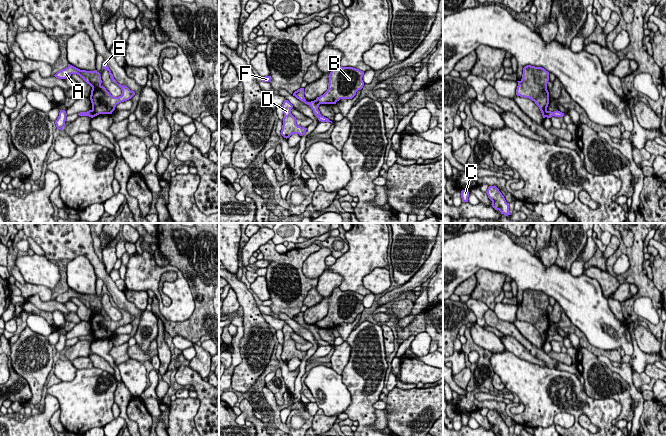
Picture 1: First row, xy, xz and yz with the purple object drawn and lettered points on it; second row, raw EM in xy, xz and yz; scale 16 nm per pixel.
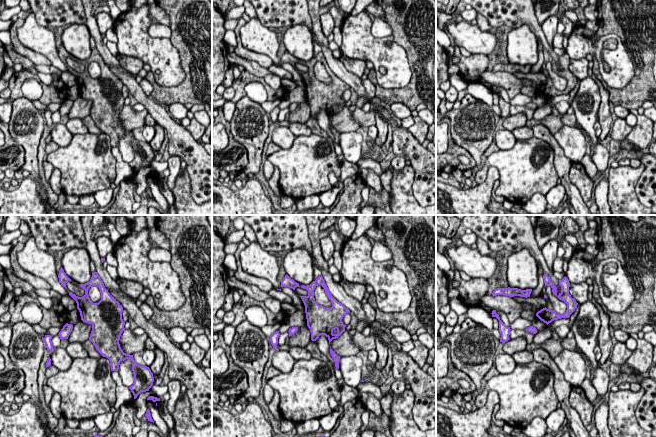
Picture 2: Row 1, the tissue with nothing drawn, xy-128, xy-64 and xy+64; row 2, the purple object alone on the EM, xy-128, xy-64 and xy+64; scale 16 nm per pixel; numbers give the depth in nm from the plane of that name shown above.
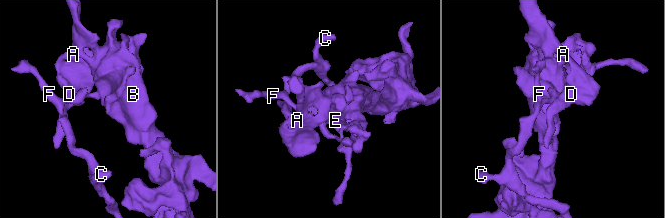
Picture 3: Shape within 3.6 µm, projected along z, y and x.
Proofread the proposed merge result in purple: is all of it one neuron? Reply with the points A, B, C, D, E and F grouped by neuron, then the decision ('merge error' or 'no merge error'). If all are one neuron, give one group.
A B D E / C F; merge error

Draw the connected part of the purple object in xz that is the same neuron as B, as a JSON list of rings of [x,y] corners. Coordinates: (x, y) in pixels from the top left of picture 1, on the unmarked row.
[[[336,287],[330,298],[327,315],[316,322],[320,328],[336,328],[340,323],[352,323],[364,310],[364,296],[353,291],[342,291]]]

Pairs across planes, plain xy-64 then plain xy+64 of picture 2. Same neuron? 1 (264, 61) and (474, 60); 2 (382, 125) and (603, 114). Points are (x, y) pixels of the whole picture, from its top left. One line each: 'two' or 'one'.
1: one
2: one

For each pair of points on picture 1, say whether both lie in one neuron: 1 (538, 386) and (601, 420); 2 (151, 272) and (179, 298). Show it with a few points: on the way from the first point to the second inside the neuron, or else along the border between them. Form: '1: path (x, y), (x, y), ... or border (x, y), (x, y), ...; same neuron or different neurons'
1: path (551, 403), (565, 412), (584, 410); same neuron
2: path (164, 269), (174, 268), (179, 273), (179, 285); same neuron

